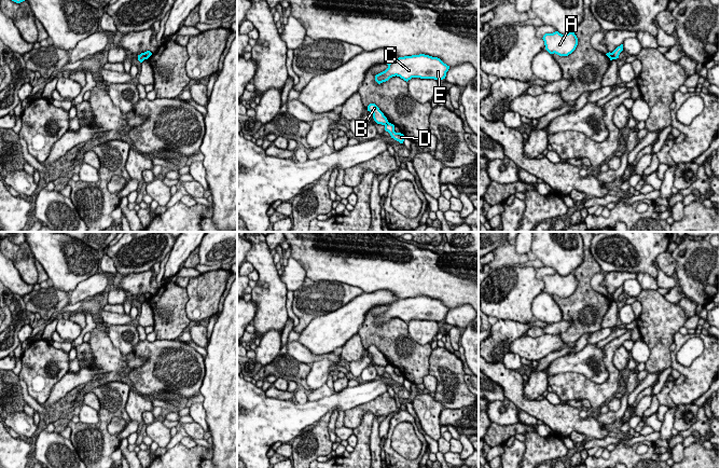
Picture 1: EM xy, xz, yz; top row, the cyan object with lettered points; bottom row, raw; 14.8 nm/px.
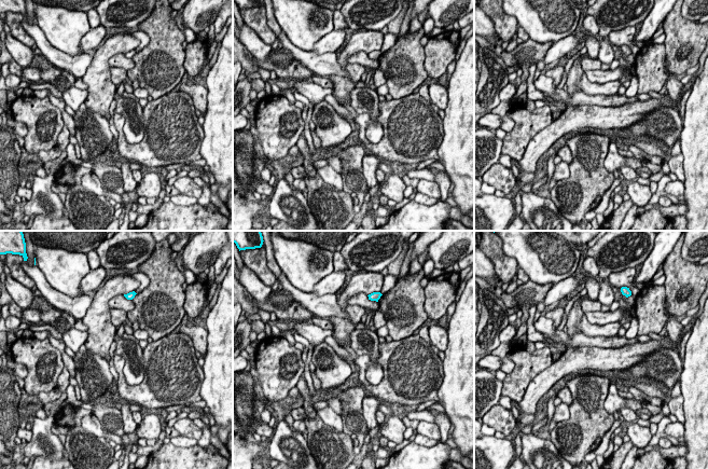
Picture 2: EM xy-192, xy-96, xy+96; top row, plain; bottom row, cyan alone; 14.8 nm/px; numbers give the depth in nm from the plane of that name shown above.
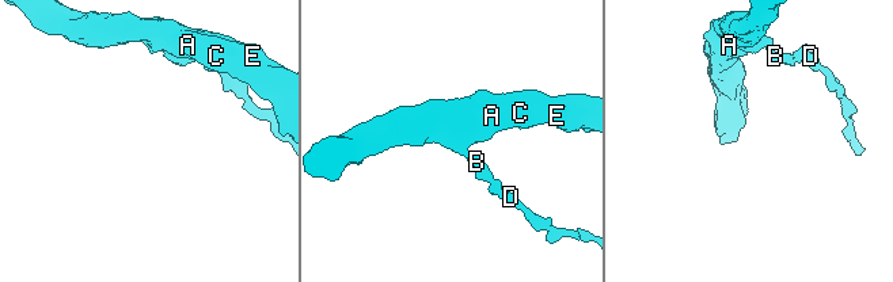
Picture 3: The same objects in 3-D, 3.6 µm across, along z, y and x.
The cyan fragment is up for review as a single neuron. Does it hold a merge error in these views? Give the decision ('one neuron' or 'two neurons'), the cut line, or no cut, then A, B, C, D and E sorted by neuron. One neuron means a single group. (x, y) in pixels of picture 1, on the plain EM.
two neurons | xz (388, 363), (385, 367) | A B C E / D

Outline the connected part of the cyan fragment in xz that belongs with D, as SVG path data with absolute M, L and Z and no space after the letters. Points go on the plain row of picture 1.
M388 363L385 367L385 372L390 375L391 380L393 380L394 382L399 383L400 385L403 385L405 377L403 375L401 375L401 374L396 374L393 366Z

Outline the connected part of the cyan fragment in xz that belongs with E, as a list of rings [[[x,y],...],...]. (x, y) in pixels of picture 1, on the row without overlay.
[[[425,295],[399,299],[387,304],[388,309],[375,317],[375,322],[380,326],[392,318],[400,318],[404,322],[412,319],[443,321],[449,307],[440,300]]]

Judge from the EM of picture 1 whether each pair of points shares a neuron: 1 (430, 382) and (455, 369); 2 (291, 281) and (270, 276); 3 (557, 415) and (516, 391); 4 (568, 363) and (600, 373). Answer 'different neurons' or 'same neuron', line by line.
1: different neurons
2: different neurons
3: same neuron
4: same neuron

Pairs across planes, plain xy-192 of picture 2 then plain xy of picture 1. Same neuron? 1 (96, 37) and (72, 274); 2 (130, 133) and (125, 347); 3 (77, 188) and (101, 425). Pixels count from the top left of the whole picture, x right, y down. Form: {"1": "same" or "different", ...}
{"1": "different", "2": "same", "3": "same"}

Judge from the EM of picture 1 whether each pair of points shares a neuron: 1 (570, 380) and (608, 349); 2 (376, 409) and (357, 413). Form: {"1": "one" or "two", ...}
{"1": "one", "2": "one"}

